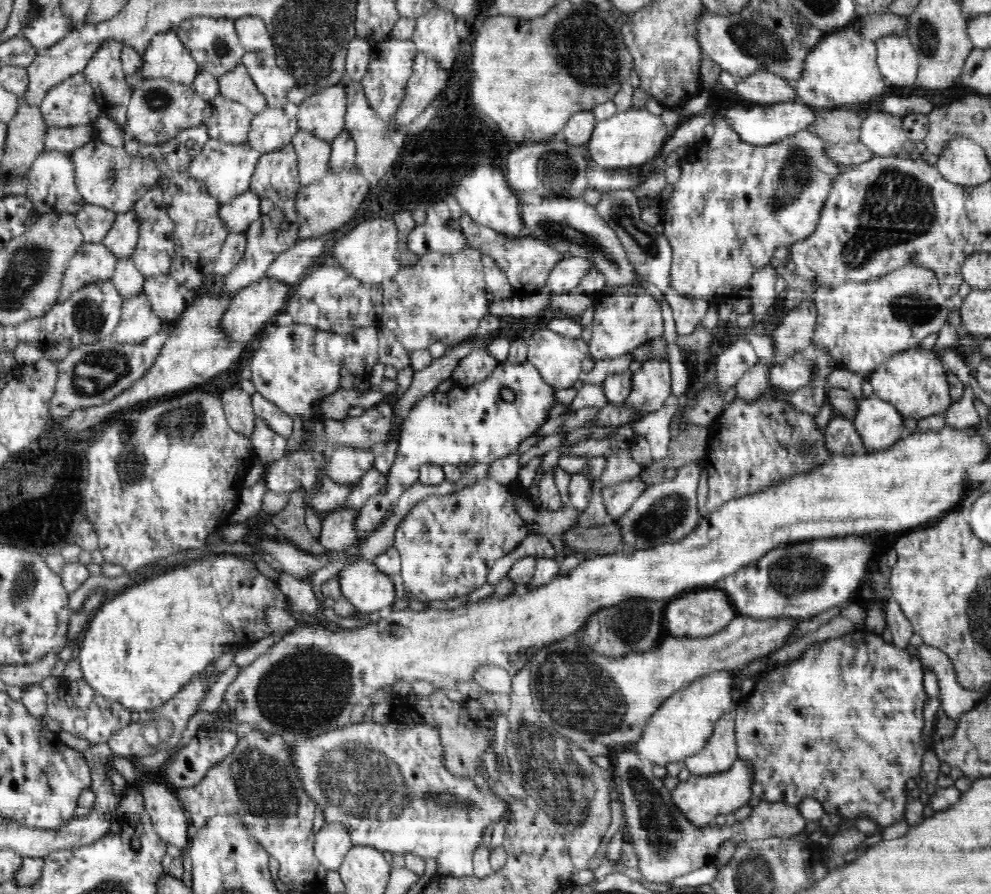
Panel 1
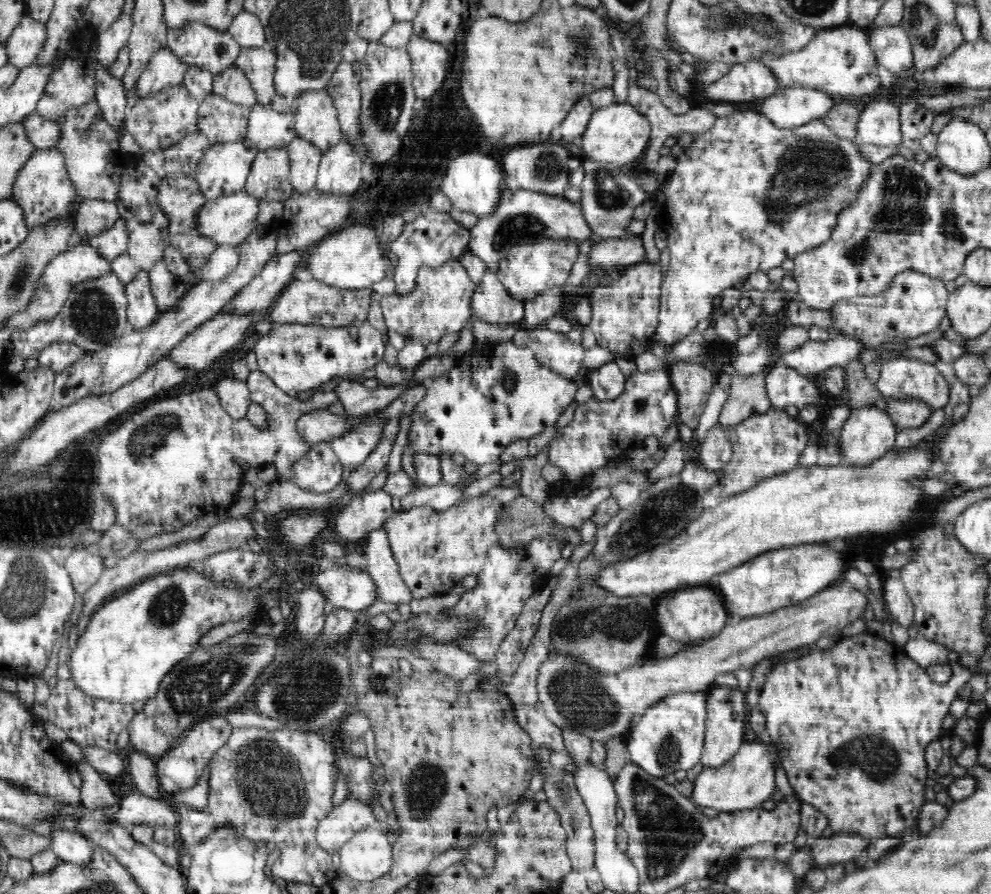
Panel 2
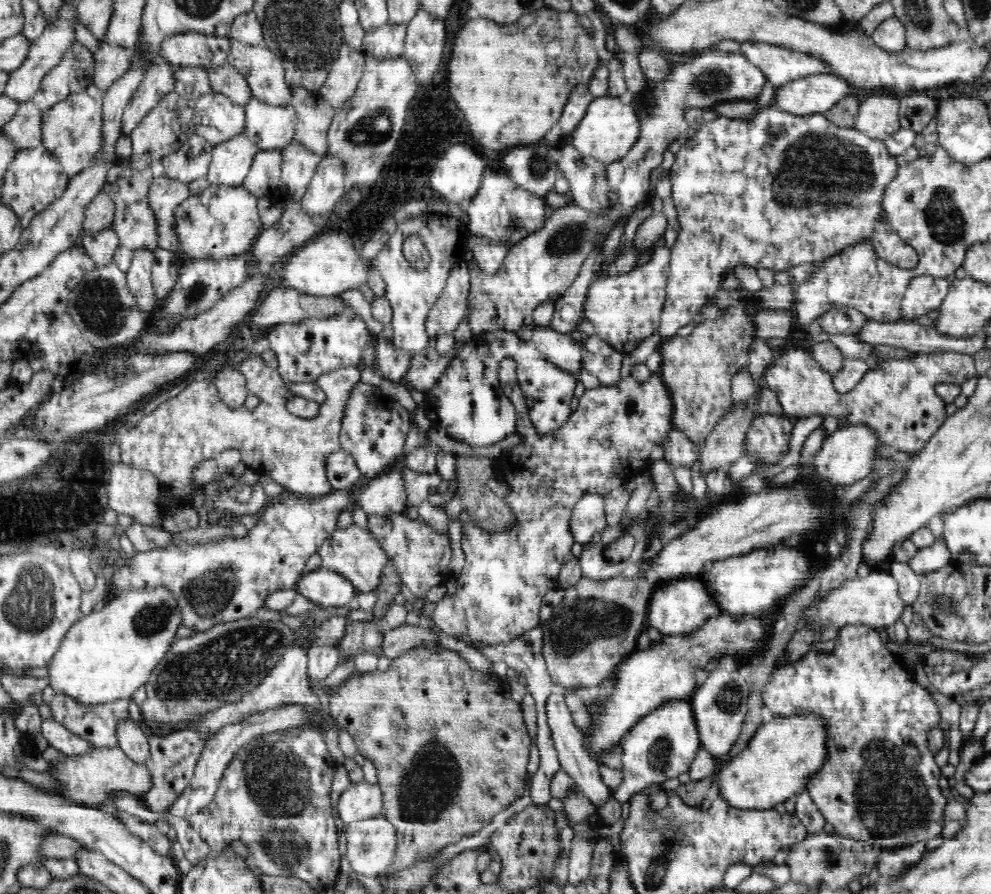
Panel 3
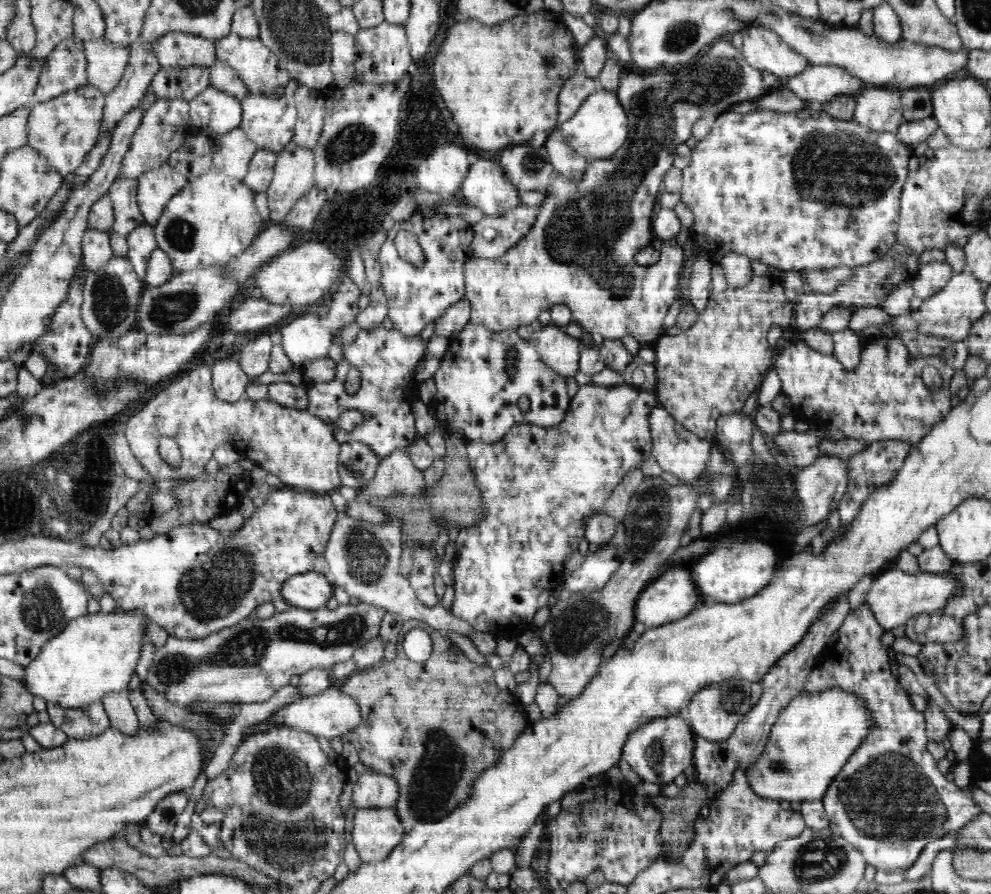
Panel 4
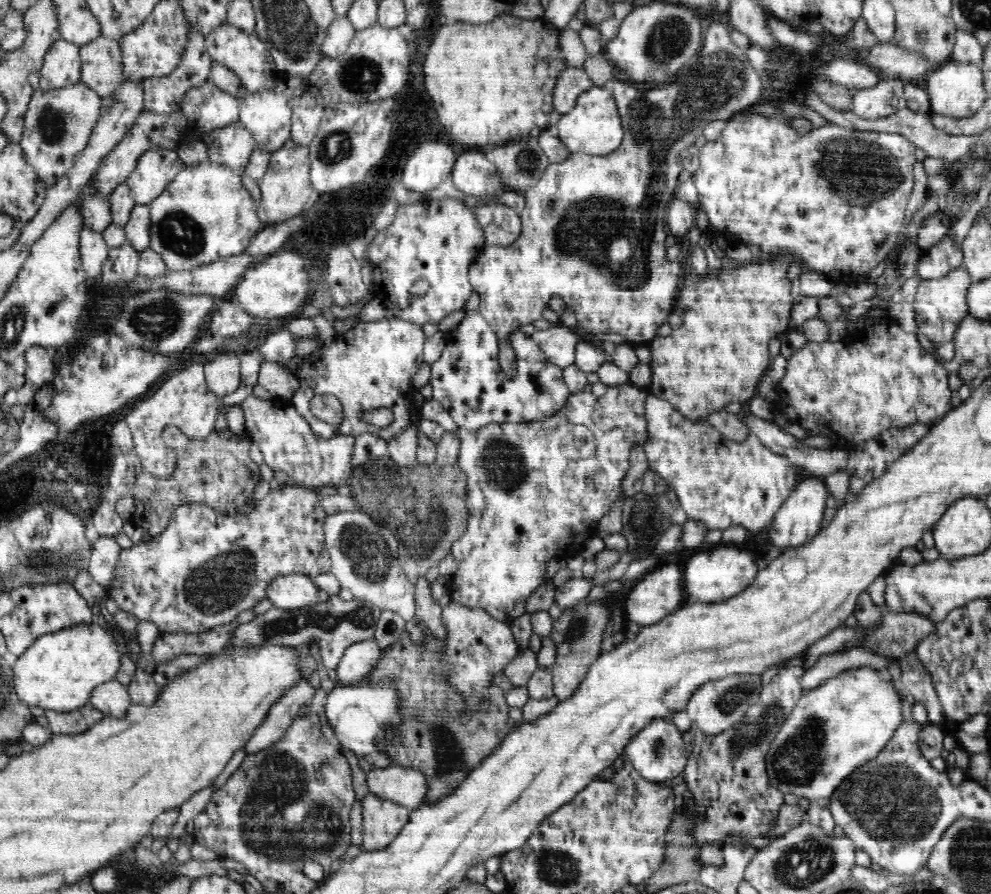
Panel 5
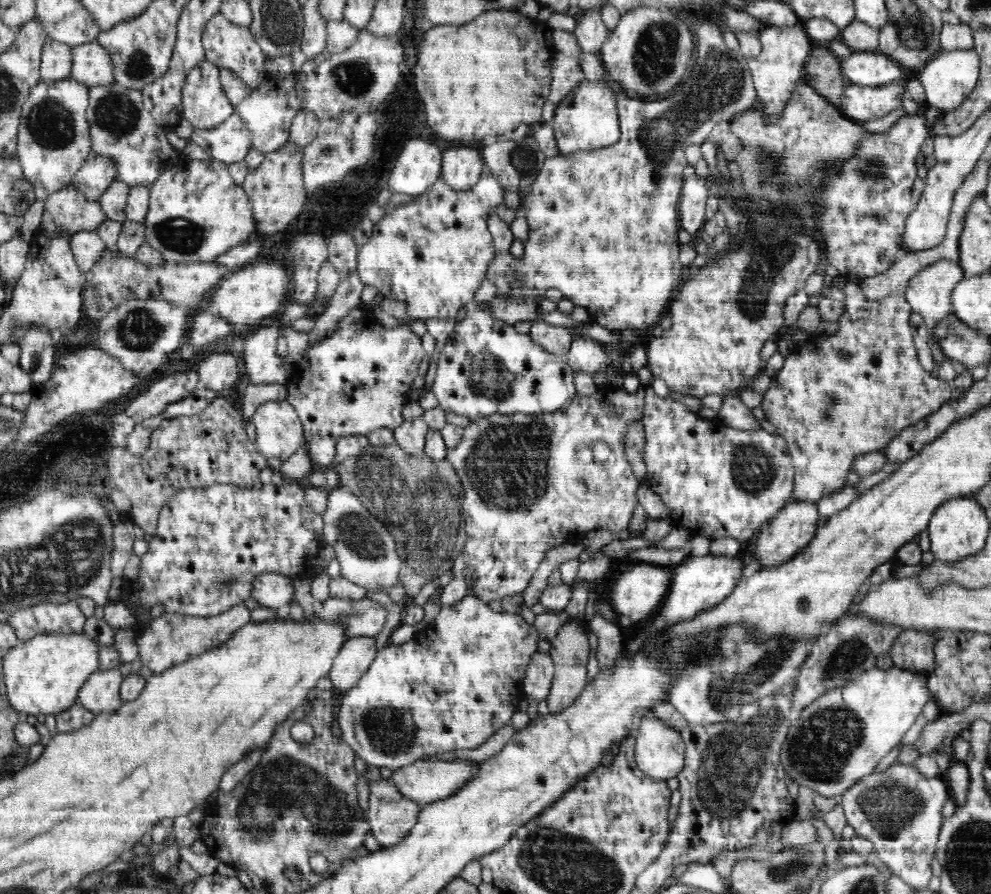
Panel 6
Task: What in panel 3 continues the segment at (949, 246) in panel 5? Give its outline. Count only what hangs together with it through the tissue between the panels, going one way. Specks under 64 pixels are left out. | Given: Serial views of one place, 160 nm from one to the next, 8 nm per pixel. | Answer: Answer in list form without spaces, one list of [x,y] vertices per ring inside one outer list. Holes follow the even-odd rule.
[[[922,275],[911,279],[901,300],[900,320],[915,321],[918,316],[926,316],[932,310],[939,309],[949,288],[944,277]]]

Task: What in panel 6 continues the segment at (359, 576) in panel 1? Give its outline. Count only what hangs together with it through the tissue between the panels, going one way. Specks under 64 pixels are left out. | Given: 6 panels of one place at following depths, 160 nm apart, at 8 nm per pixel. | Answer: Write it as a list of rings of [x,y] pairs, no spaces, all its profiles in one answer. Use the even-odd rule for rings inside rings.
[[[264,573],[252,582],[252,596],[261,607],[287,609],[294,600],[294,584],[289,577],[278,573]]]

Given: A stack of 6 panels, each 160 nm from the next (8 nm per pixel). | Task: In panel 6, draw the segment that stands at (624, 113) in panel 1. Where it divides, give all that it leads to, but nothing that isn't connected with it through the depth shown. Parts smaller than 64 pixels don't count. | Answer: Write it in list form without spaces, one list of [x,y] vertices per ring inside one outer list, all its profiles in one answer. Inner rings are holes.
[[[606,80],[584,81],[576,86],[555,108],[553,132],[559,154],[575,156],[582,151],[594,151],[616,144],[621,138],[619,116],[614,92]]]

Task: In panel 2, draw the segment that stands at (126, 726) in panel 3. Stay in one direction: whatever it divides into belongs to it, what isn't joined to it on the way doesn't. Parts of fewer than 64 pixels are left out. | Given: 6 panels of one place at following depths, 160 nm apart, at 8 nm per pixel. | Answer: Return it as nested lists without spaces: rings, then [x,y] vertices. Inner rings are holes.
[[[129,749],[129,751],[130,774],[137,786],[137,790],[156,800],[165,798],[164,792],[160,790],[160,783],[158,783],[158,777],[156,776],[155,758],[148,757],[148,755],[134,751],[134,749]]]

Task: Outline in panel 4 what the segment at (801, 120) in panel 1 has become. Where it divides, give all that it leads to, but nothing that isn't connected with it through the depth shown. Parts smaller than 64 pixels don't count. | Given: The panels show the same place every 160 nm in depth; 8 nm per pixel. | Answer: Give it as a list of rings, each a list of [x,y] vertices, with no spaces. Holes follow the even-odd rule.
[[[809,65],[787,81],[788,90],[805,104],[823,105],[838,96],[853,96],[866,84],[844,69],[831,65]]]

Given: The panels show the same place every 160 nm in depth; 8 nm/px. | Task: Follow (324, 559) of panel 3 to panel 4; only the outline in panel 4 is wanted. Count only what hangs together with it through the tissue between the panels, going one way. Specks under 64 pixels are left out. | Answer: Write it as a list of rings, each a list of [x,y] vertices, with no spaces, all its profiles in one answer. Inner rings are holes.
[[[339,514],[331,531],[329,543],[323,553],[328,562],[329,570],[325,576],[337,586],[342,586],[350,598],[359,600],[361,603],[372,604],[376,607],[386,609],[387,613],[393,613],[404,617],[404,620],[422,620],[432,628],[444,632],[451,629],[452,632],[464,634],[469,637],[473,629],[471,624],[456,617],[441,605],[434,608],[424,607],[416,597],[415,590],[411,587],[409,580],[402,574],[400,557],[400,528],[396,524],[388,526],[374,525],[368,520],[356,520],[350,515]]]

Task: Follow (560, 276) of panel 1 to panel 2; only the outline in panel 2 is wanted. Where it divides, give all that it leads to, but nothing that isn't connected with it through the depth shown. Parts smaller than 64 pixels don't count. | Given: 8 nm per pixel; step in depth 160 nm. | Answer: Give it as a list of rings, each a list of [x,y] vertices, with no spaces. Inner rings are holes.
[[[641,235],[598,241],[591,246],[587,257],[592,272],[596,272],[598,269],[607,270],[618,265],[628,267],[646,260]]]

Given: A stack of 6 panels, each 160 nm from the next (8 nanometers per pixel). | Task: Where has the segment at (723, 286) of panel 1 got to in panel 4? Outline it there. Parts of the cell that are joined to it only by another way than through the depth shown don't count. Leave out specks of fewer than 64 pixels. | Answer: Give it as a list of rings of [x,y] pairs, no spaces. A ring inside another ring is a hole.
[[[806,109],[794,112],[776,112],[772,110],[758,110],[751,113],[724,113],[717,116],[710,134],[691,148],[691,163],[682,169],[682,188],[679,192],[681,201],[694,213],[694,223],[690,228],[690,237],[694,244],[694,252],[691,257],[684,257],[679,268],[678,286],[680,285],[680,302],[688,304],[688,288],[691,280],[692,264],[701,254],[707,254],[710,260],[717,263],[717,258],[727,252],[746,255],[750,260],[763,262],[769,267],[779,268],[785,271],[801,271],[817,268],[833,269],[836,266],[866,267],[870,263],[884,258],[884,254],[892,248],[896,242],[899,228],[900,197],[903,184],[907,182],[909,169],[907,159],[910,156],[910,147],[900,141],[894,133],[890,132],[866,132],[864,128],[854,124],[844,124],[826,114],[822,109]]]

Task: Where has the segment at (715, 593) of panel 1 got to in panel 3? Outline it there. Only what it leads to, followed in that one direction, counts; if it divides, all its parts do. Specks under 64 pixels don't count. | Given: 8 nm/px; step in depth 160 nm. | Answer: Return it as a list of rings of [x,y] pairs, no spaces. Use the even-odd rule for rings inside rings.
[[[686,578],[676,579],[676,582],[666,584],[664,588],[654,590],[649,600],[647,614],[645,616],[645,624],[650,625],[663,635],[664,633],[678,634],[688,633],[697,628],[702,621],[712,618],[716,614],[722,612],[717,603],[711,598],[704,584],[700,581],[686,580]]]

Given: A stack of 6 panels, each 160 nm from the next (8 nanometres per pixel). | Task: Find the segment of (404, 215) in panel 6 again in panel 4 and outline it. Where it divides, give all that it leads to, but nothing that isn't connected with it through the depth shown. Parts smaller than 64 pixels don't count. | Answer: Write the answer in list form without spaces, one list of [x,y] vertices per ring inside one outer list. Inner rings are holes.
[[[416,208],[409,220],[398,221],[387,232],[387,238],[379,252],[381,287],[387,300],[388,318],[399,333],[421,333],[453,304],[465,298],[464,263],[474,254],[471,240],[472,226],[459,217],[450,217],[442,209]],[[398,231],[412,231],[424,251],[424,264],[414,266],[400,258],[394,238]]]

